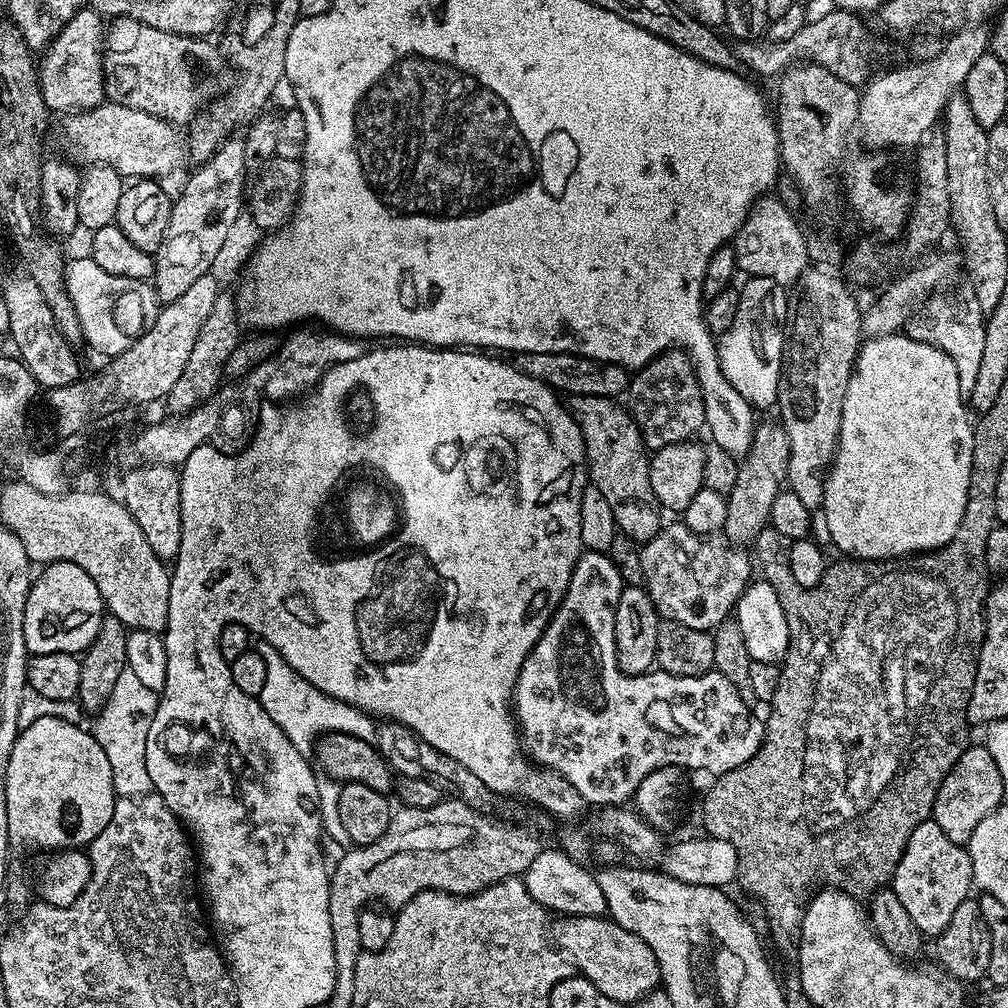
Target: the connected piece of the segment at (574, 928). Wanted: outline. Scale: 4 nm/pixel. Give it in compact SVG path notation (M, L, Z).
M573 916L561 919L559 922L561 923L560 940L558 936L560 951L571 959L575 971L594 986L598 986L598 990L602 990L606 998L614 998L614 1002L622 1006L632 1006L643 996L648 996L661 987L658 958L654 958L654 950L650 950L650 946L646 946L646 942L638 938L638 934L630 934L630 930L622 930L622 926L603 916Z

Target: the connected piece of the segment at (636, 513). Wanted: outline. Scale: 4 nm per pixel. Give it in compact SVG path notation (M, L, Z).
M573 396L566 407L576 419L584 439L584 459L588 462L591 487L602 490L602 498L614 510L617 529L632 540L647 542L662 527L662 508L650 484L650 452L645 447L639 426L623 403L606 396Z

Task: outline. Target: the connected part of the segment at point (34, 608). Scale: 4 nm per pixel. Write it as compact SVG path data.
M56 562L45 568L29 585L23 611L23 638L31 655L82 654L97 637L104 617L101 594L86 570L70 562Z

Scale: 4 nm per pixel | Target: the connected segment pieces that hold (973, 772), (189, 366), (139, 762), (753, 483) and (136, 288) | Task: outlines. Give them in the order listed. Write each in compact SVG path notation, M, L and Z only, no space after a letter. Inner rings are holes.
M969 746L954 762L950 774L942 782L938 794L934 798L931 819L938 826L942 826L942 834L950 838L950 842L967 845L970 834L974 834L978 822L986 818L998 807L1005 803L1006 793L1003 790L1002 777L998 770L998 764L993 755L985 746Z
M219 291L215 298L214 308L202 324L198 338L195 339L194 347L190 350L188 361L180 377L174 382L170 393L165 396L164 406L169 415L180 415L188 413L201 403L201 401L212 396L220 386L223 379L223 368L231 351L240 343L242 331L240 332L240 315L238 302L235 295ZM220 380L220 381L219 381Z
M125 670L118 674L118 682L104 707L95 713L96 725L91 725L90 731L98 746L106 750L117 797L147 796L153 791L150 774L146 774L146 739L150 722L154 722L157 699L157 693L146 689L138 682L137 675Z
M779 422L757 423L752 449L740 460L738 482L735 483L734 490L727 495L726 526L723 530L727 543L733 546L755 545L762 530L769 528L774 498L778 498L778 494L786 488L790 456L790 438L784 425Z
M88 254L65 263L64 286L74 304L83 343L88 343L105 358L121 356L133 340L148 330L162 307L149 281L106 274Z

